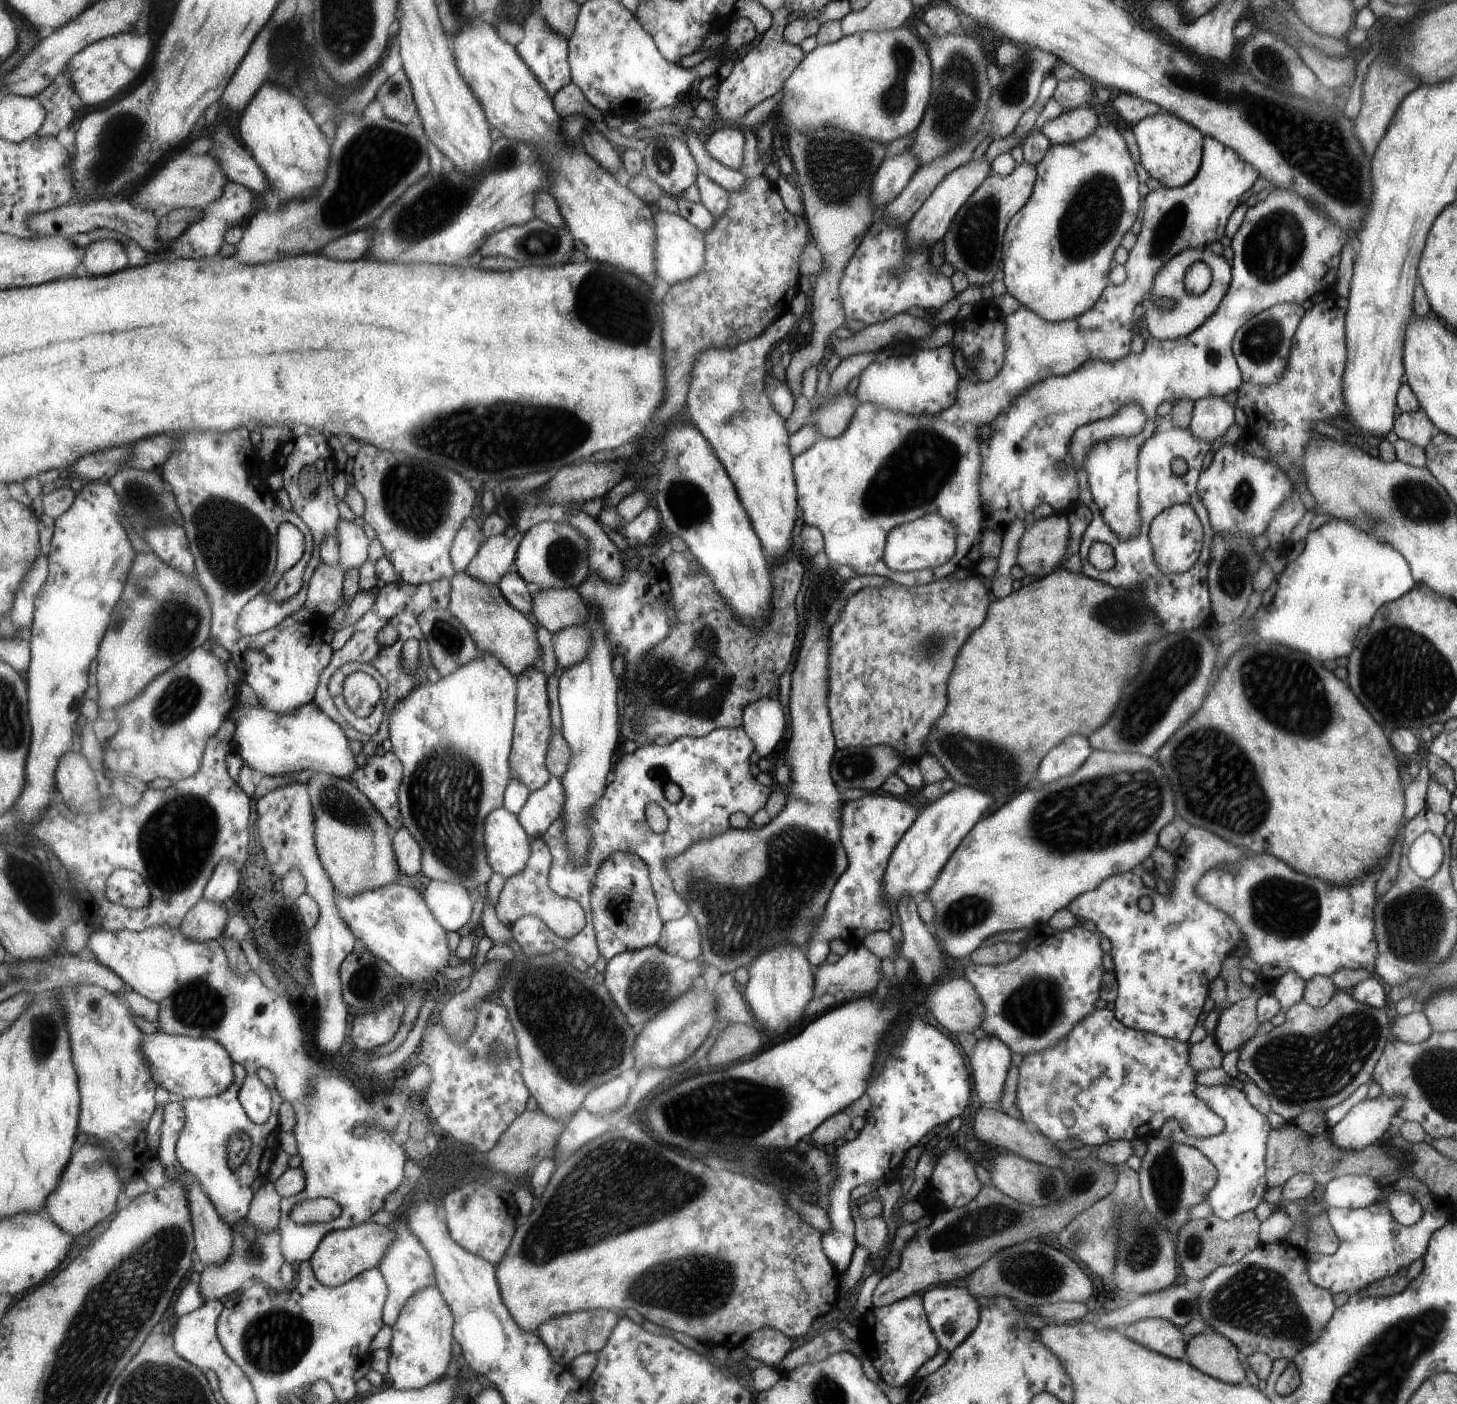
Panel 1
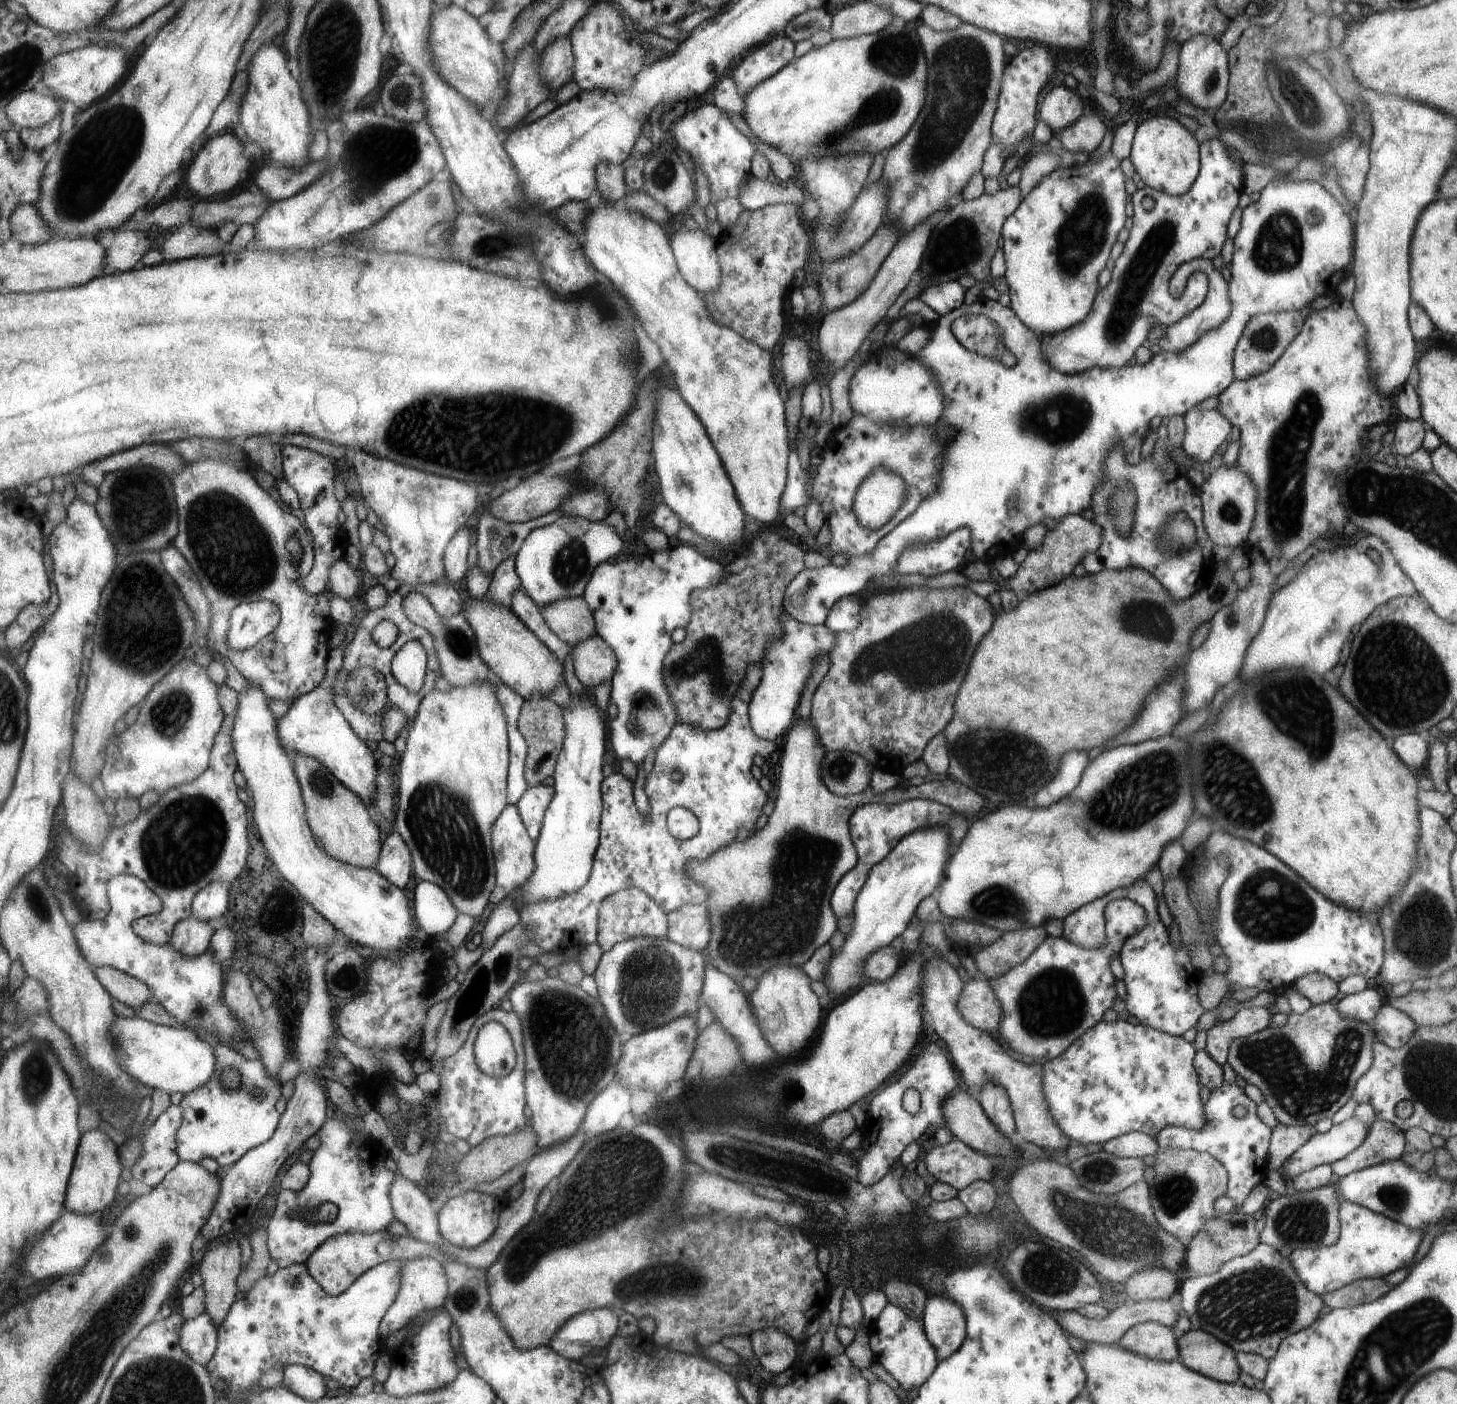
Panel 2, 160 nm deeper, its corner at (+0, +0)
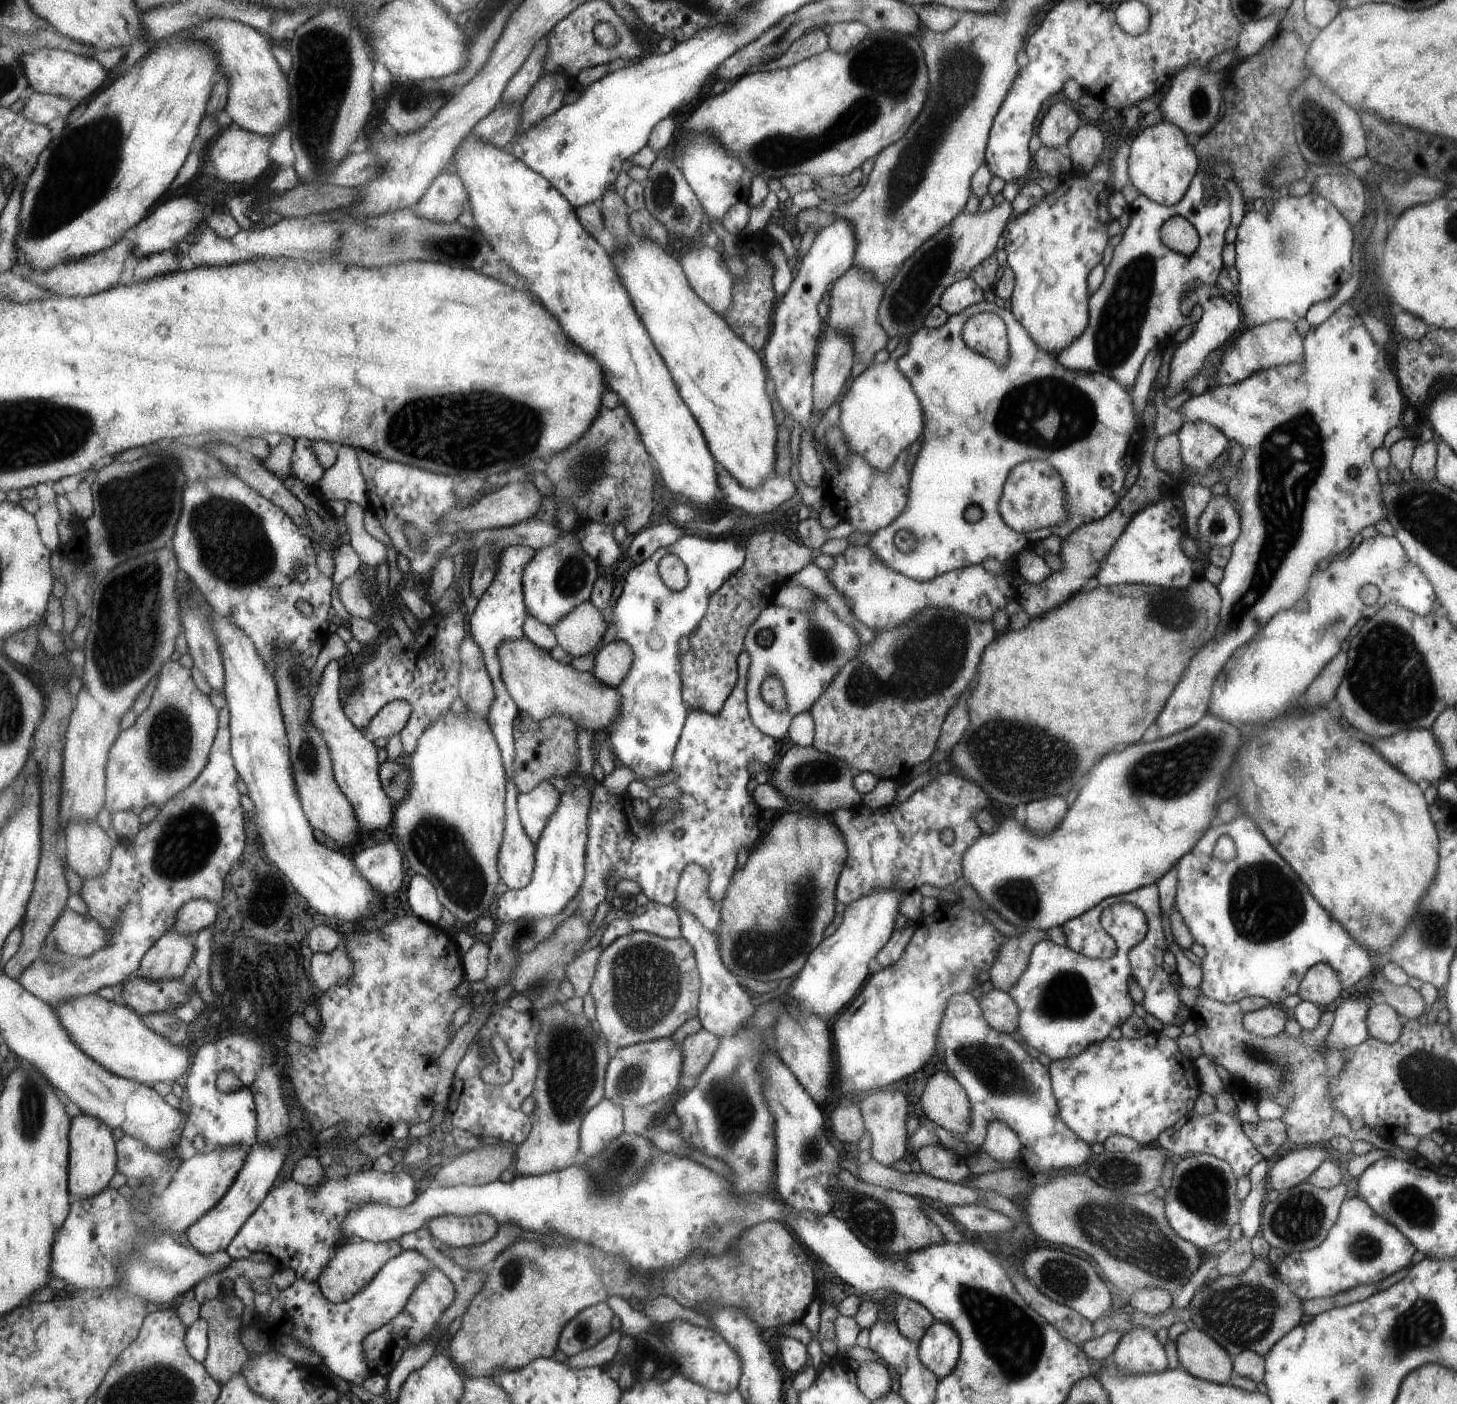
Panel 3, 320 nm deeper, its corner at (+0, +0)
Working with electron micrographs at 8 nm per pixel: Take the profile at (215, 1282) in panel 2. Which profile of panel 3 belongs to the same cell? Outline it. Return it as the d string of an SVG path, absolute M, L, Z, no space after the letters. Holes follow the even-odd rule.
M217 1296L215 1299L206 1301L200 1310L201 1319L205 1319L210 1326L210 1351L205 1359L204 1365L209 1374L216 1378L216 1381L223 1386L232 1380L233 1377L243 1374L245 1361L247 1360L247 1349L241 1344L241 1314L243 1314L243 1300L237 1297L230 1300L228 1304L223 1304ZM232 1306L232 1308L229 1308Z

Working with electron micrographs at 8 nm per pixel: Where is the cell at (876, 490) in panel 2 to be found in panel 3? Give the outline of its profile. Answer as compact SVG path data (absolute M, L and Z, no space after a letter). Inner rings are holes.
M899 340L887 360L876 360L851 382L851 386L839 402L840 414L837 426L842 432L849 453L855 453L865 463L878 471L888 469L907 444L919 439L924 426L924 411L920 399L915 396L909 381L897 368L897 360L907 349L906 340Z

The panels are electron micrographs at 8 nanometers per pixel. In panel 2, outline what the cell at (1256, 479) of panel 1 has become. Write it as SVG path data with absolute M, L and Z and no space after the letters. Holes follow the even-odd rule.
M1236 464L1229 468L1220 466L1215 472L1211 472L1209 478L1199 487L1199 495L1203 510L1204 529L1207 531L1212 544L1215 544L1215 546L1229 546L1229 548L1244 547L1256 512L1256 487L1253 486L1249 477L1243 474L1243 471L1240 471Z

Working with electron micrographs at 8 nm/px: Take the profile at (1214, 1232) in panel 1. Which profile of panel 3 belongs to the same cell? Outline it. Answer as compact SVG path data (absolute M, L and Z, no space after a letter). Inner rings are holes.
M1244 1235L1231 1243L1229 1249L1221 1254L1215 1264L1214 1272L1219 1275L1229 1275L1230 1277L1238 1277L1244 1273L1252 1261L1250 1240Z

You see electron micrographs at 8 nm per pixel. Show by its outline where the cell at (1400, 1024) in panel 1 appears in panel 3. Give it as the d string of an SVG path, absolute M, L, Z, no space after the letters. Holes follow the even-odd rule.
M1385 1003L1371 1005L1366 1018L1369 1038L1382 1043L1395 1042L1405 1021Z

